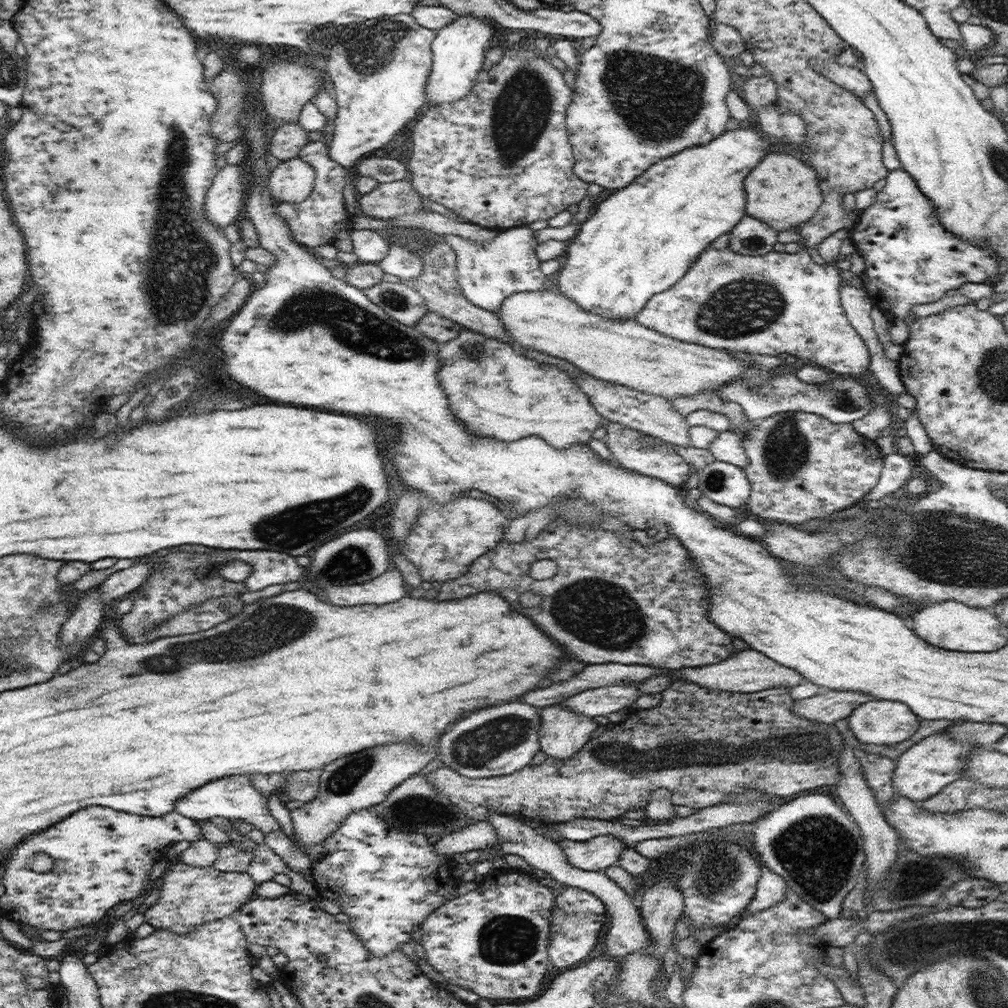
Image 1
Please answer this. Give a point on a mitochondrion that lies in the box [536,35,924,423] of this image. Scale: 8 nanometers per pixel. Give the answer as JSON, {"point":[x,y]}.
{"point":[658,106]}

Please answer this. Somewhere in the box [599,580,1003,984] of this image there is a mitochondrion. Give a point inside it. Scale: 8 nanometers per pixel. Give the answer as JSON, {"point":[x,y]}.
{"point":[818,851]}

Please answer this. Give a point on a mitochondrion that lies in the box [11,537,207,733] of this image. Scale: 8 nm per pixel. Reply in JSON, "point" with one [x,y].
{"point":[82,687]}

